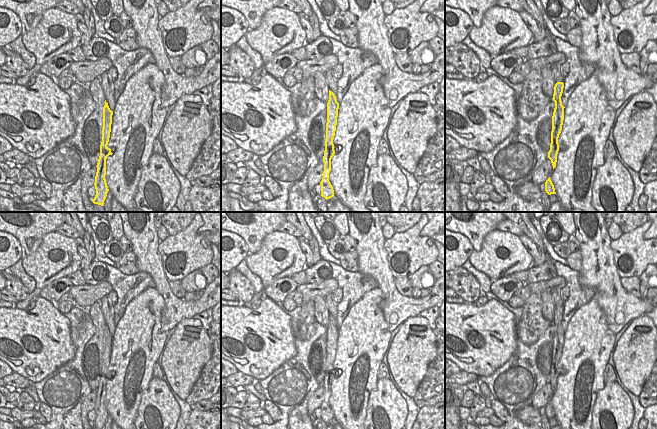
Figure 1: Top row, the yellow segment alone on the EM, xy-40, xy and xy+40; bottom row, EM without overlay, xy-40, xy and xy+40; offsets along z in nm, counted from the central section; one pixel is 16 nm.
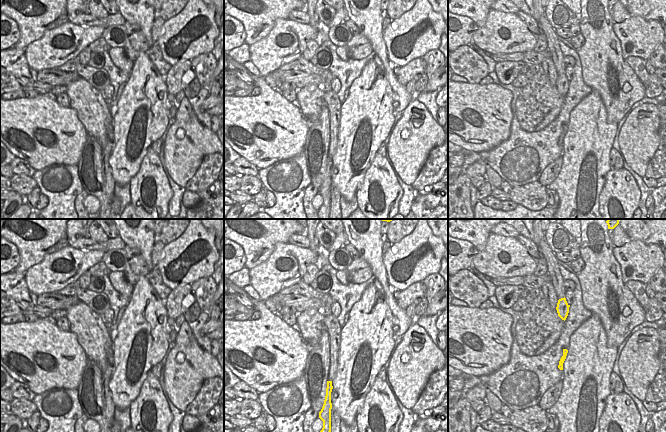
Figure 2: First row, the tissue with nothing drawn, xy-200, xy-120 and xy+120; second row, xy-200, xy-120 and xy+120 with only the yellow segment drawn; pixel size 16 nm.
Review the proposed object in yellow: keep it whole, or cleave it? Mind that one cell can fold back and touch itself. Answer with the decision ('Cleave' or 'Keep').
Keep

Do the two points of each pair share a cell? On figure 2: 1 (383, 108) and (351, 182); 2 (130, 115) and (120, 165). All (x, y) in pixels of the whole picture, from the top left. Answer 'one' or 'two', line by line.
1: one
2: one

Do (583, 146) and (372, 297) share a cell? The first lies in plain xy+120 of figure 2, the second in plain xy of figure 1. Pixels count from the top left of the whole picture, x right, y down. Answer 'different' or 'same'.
same

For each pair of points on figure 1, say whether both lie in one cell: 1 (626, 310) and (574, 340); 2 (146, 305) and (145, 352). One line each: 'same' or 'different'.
1: different
2: same

